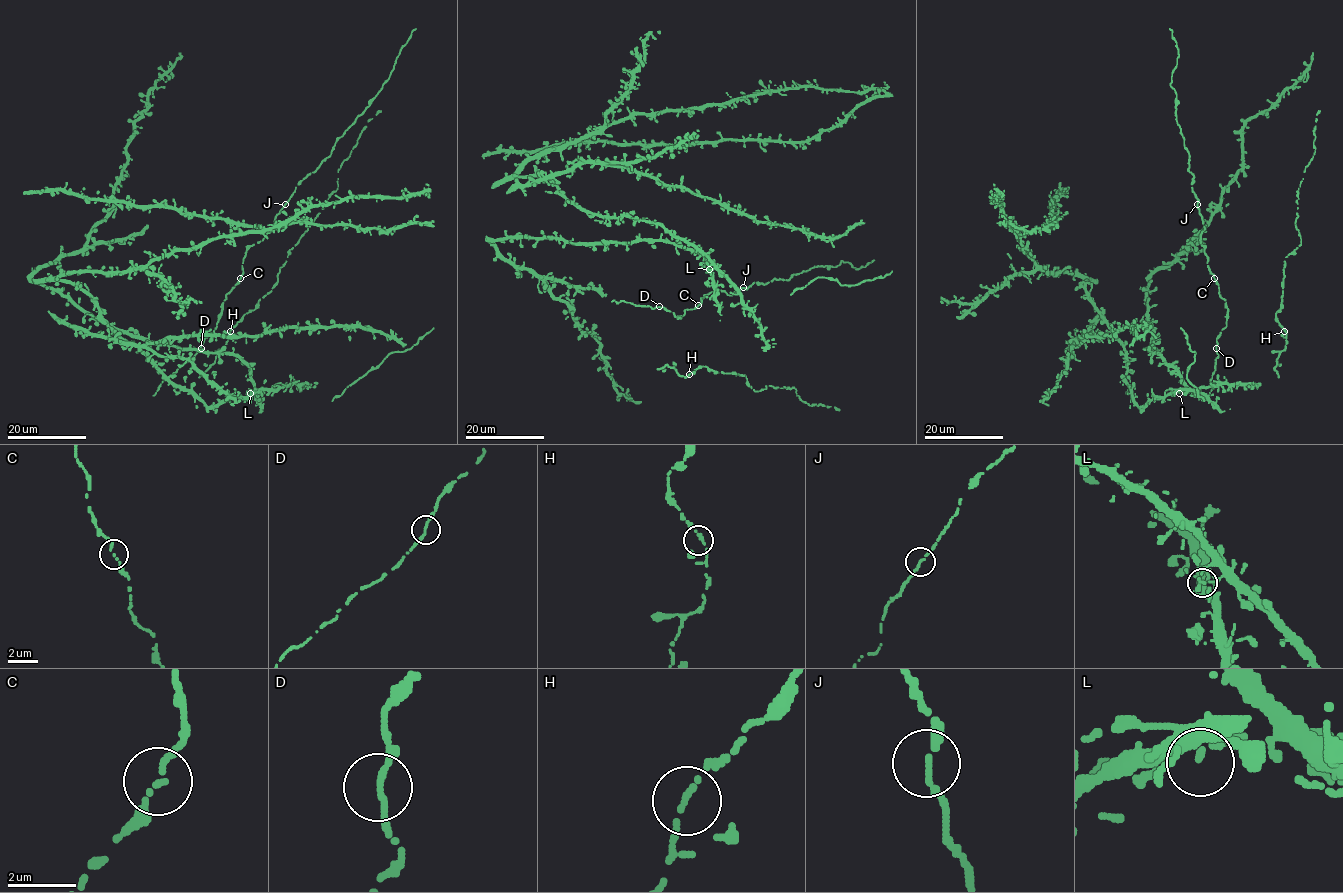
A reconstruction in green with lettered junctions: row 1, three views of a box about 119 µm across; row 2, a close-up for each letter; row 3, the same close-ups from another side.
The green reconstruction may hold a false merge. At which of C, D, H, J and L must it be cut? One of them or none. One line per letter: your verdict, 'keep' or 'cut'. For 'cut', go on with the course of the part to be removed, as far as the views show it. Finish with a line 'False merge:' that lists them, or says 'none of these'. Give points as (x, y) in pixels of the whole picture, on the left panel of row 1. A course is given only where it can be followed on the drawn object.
C: keep
D: keep
H: keep
J: keep
L: keep
False merge: none of these

